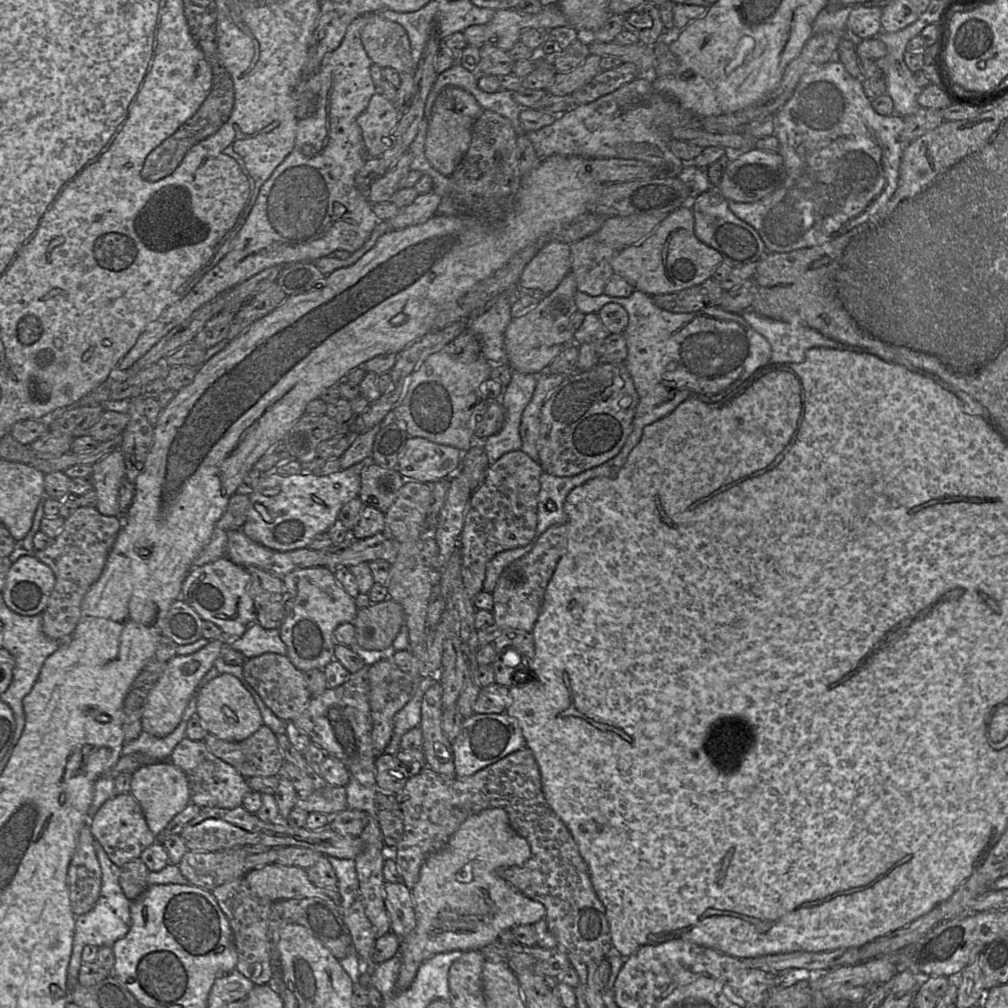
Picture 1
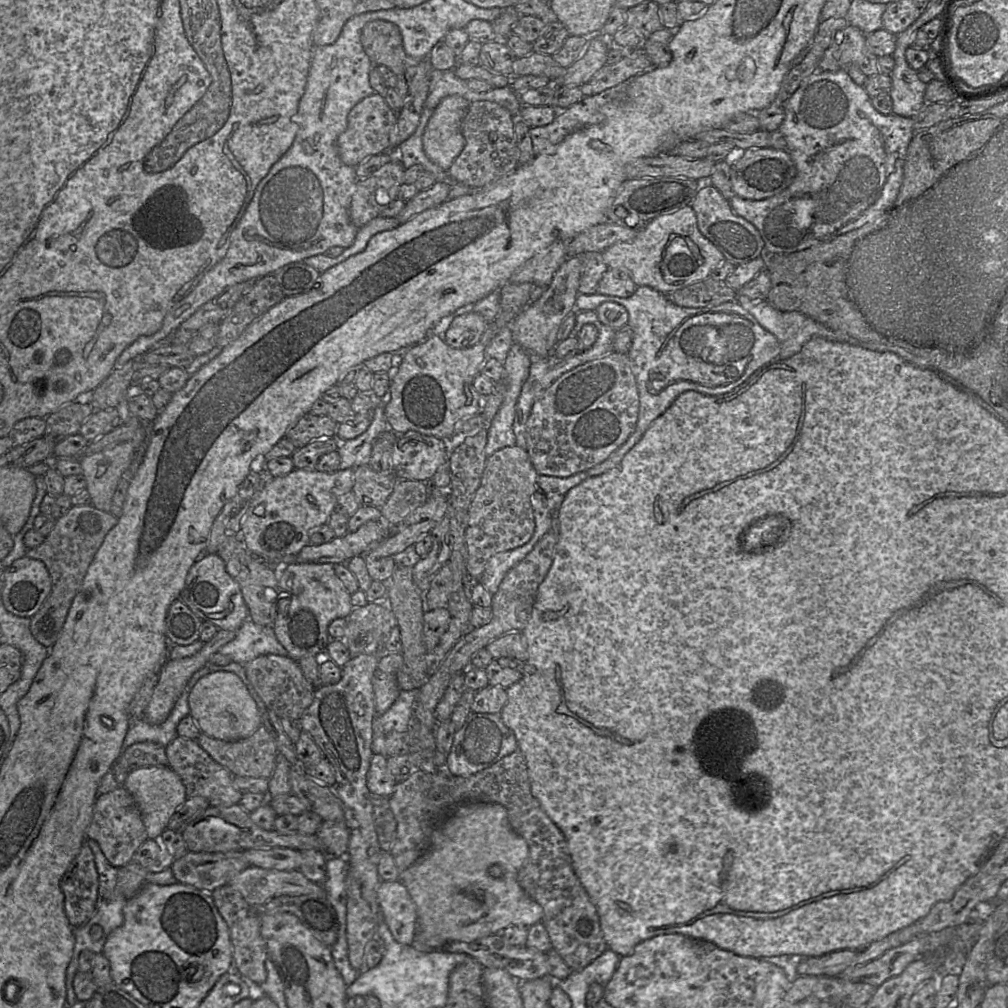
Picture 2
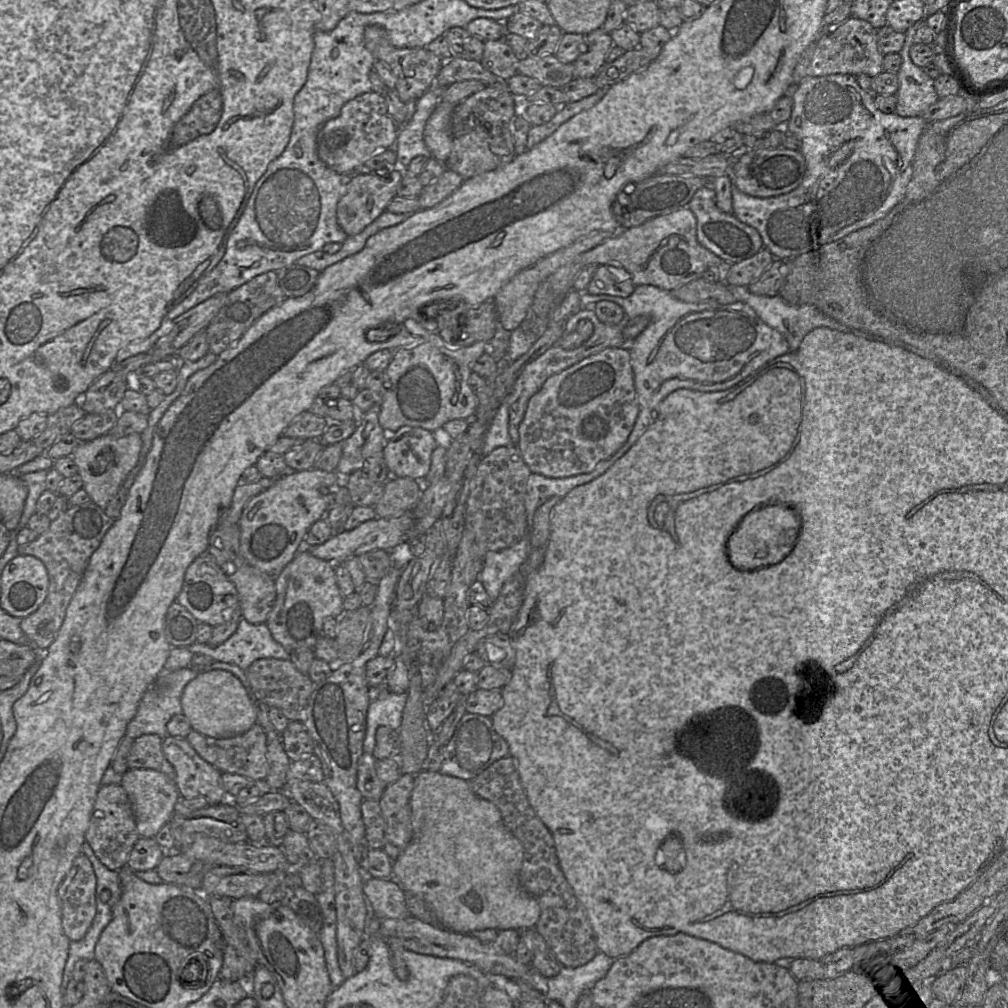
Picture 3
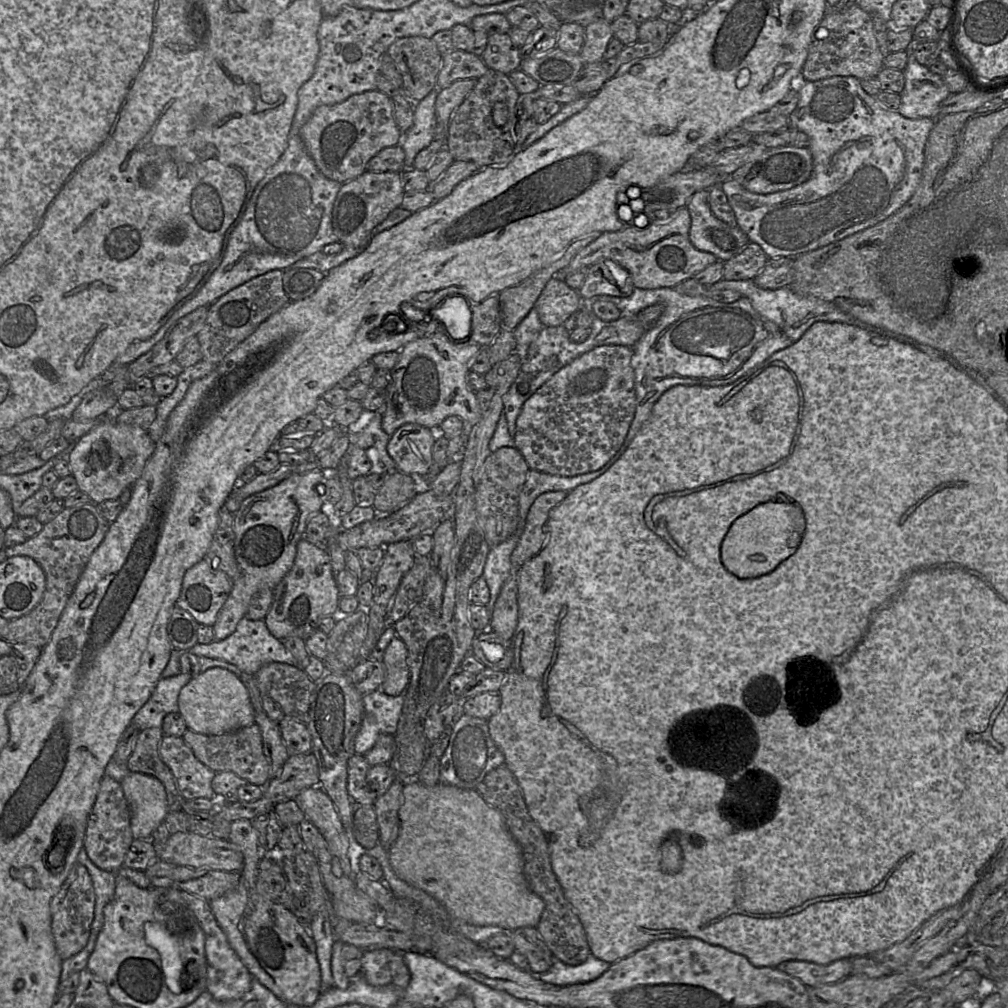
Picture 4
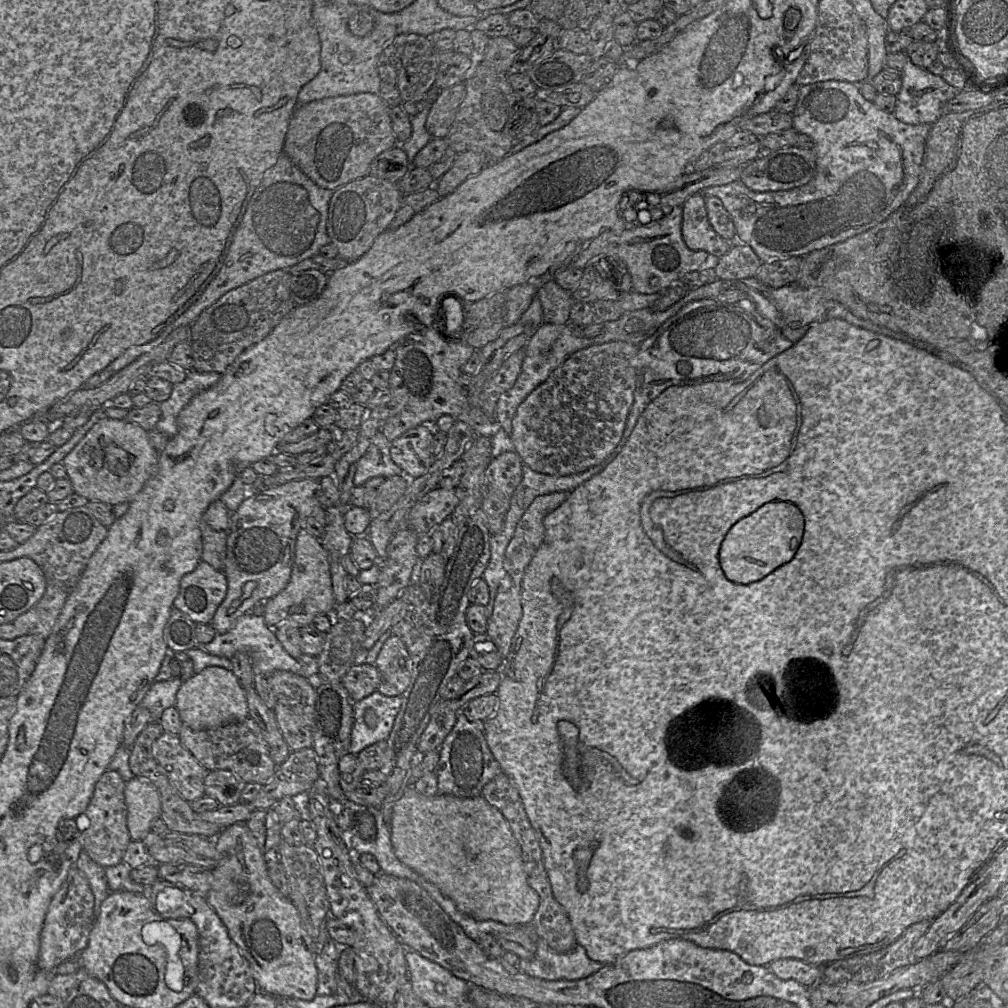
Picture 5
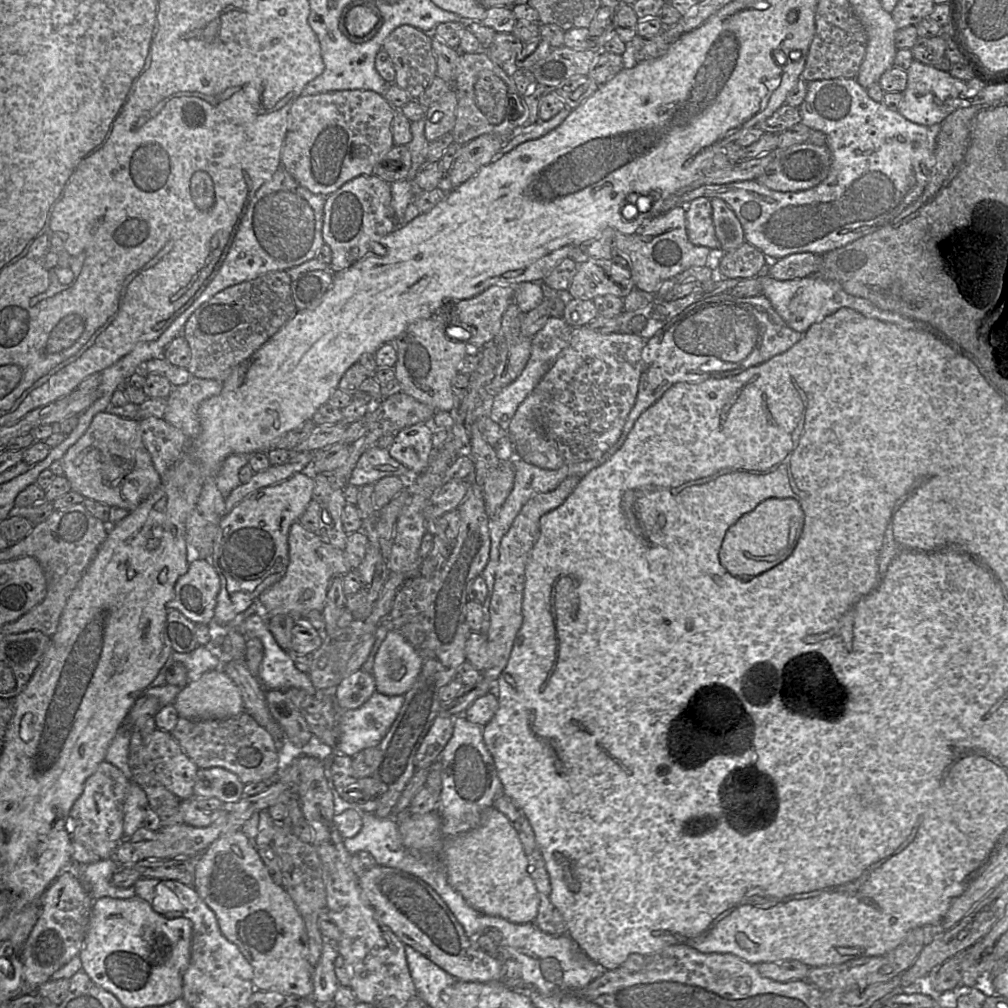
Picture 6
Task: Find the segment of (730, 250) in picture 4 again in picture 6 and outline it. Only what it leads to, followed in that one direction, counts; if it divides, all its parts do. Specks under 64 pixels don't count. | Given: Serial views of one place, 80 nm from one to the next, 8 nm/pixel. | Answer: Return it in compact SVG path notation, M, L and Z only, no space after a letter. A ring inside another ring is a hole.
M699 197L686 207L687 235L695 246L704 246L720 254L720 244L712 220L711 200Z

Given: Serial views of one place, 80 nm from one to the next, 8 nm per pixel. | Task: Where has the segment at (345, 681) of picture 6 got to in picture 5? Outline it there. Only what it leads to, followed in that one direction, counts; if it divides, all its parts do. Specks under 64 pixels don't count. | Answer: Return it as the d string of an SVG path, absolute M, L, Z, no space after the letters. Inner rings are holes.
M359 663L354 665L341 679L354 702L360 701L377 691L381 676L376 665Z

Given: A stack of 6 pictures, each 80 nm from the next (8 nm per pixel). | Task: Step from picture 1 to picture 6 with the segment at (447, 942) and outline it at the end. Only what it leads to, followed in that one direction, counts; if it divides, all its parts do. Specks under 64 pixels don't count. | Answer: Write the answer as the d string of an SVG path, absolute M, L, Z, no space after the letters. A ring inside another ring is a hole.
M493 806L484 809L479 824L464 833L445 836L441 831L442 821L437 810L424 814L411 813L408 808L394 816L403 845L415 856L439 856L446 866L449 884L459 892L466 903L481 914L501 917L509 922L525 924L534 922L539 894L528 871L528 860L517 832L508 818Z

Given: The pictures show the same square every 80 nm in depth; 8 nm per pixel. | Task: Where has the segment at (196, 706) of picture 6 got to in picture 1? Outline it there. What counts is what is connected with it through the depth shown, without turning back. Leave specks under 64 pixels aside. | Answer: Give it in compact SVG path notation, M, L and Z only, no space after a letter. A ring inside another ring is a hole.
M220 674L200 689L196 714L209 734L227 742L240 742L264 724L255 700L241 681L231 674Z

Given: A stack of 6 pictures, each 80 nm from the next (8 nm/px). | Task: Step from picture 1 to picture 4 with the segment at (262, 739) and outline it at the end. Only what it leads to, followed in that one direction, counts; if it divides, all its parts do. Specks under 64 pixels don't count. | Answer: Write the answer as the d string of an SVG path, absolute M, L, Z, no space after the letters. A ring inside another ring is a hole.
M250 726L221 735L205 735L187 729L182 736L195 757L214 772L234 772L250 784L264 788L271 779L271 766L263 751L263 741L259 726Z

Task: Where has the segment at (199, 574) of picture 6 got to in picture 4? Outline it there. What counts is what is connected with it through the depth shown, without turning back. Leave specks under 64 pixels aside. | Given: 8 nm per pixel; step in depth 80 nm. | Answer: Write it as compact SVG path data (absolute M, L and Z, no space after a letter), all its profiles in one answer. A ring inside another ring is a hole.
M204 558L184 574L176 605L189 612L199 625L213 627L232 586L232 579L213 569Z

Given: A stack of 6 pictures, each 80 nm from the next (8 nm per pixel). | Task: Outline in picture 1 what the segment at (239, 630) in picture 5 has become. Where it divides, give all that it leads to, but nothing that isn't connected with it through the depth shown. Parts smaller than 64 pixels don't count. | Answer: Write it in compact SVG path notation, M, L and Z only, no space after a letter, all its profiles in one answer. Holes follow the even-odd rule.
M258 622L253 623L240 637L229 636L225 638L225 641L231 648L240 651L246 659L267 652L287 654L287 648L280 638L279 629L265 629Z

